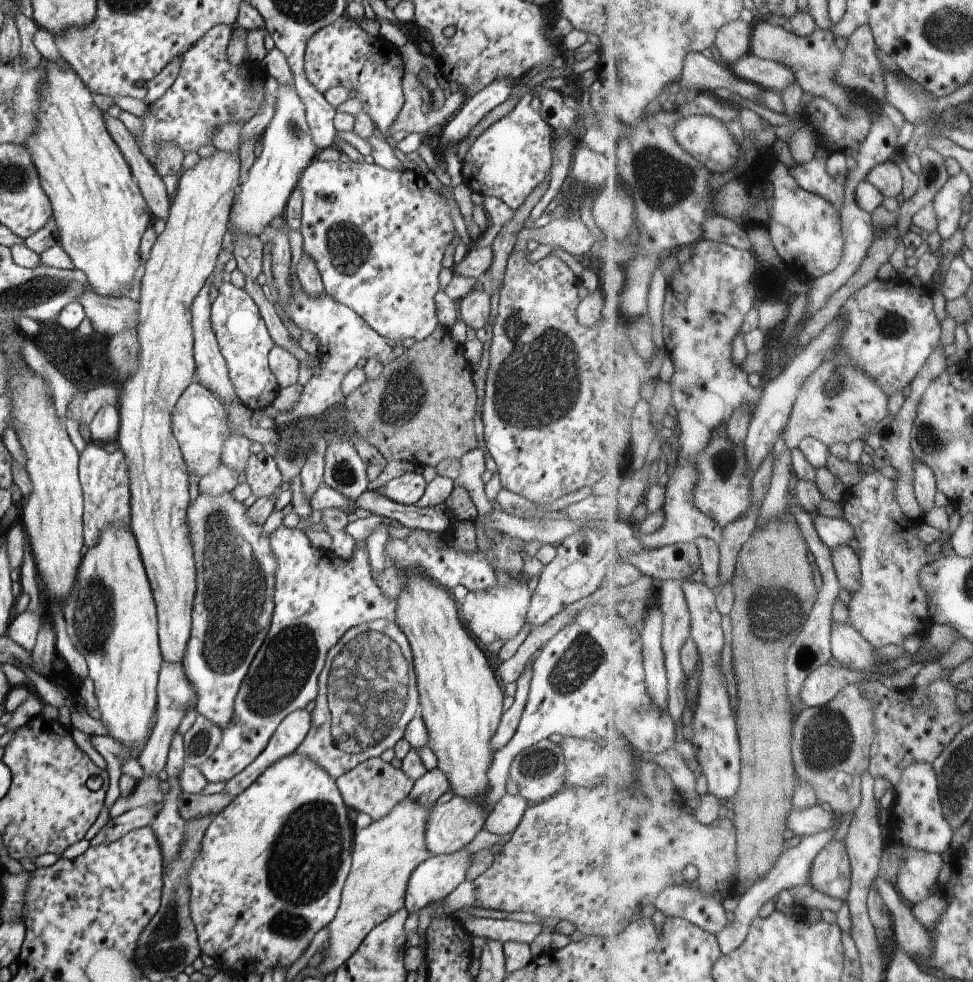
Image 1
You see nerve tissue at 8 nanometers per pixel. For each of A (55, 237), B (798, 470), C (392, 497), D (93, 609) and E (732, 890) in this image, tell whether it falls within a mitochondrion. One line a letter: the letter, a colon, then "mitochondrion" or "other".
A: other
B: other
C: other
D: mitochondrion
E: other

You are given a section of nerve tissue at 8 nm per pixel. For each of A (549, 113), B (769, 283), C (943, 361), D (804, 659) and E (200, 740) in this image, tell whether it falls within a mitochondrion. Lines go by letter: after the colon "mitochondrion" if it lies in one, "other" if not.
A: other
B: other
C: other
D: mitochondrion
E: mitochondrion

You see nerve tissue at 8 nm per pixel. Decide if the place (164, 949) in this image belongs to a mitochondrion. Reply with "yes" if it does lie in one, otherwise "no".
yes

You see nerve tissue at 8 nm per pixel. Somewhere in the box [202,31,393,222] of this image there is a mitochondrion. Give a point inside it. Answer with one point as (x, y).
(294, 128)

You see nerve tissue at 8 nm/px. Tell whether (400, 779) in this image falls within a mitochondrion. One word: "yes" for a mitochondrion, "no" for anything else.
no

